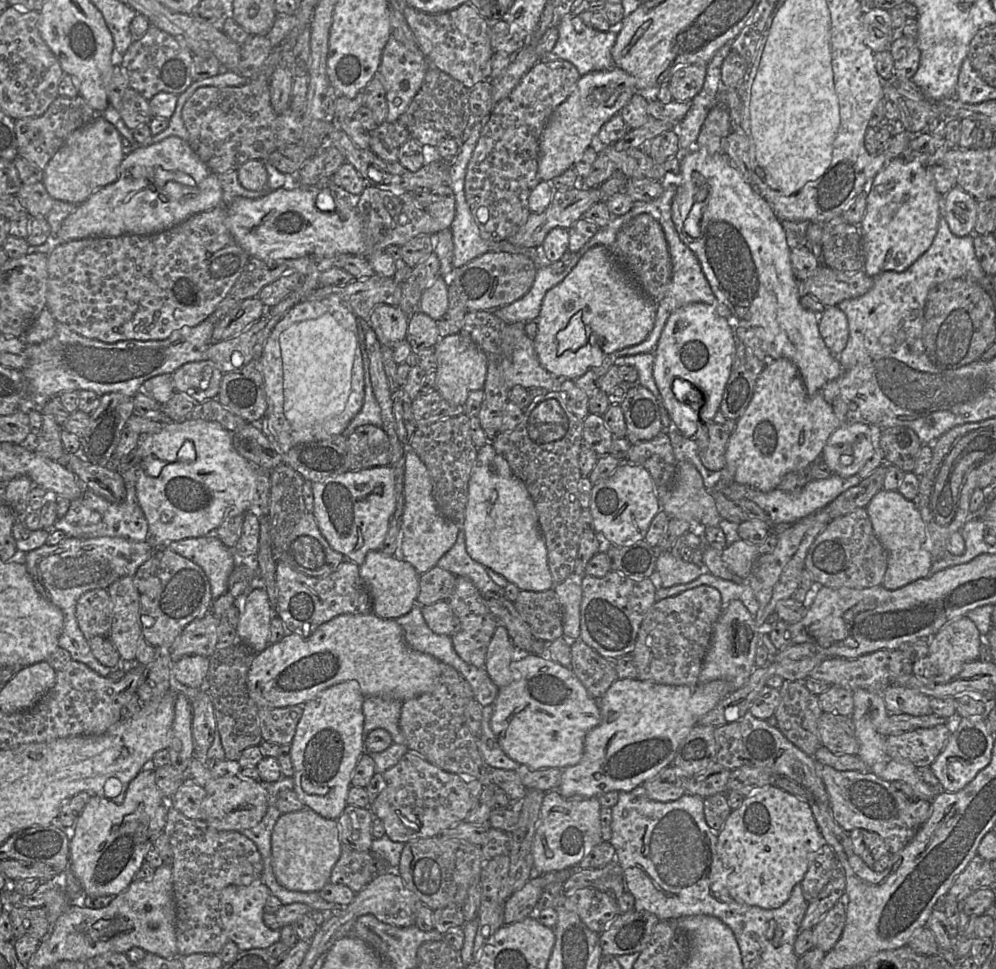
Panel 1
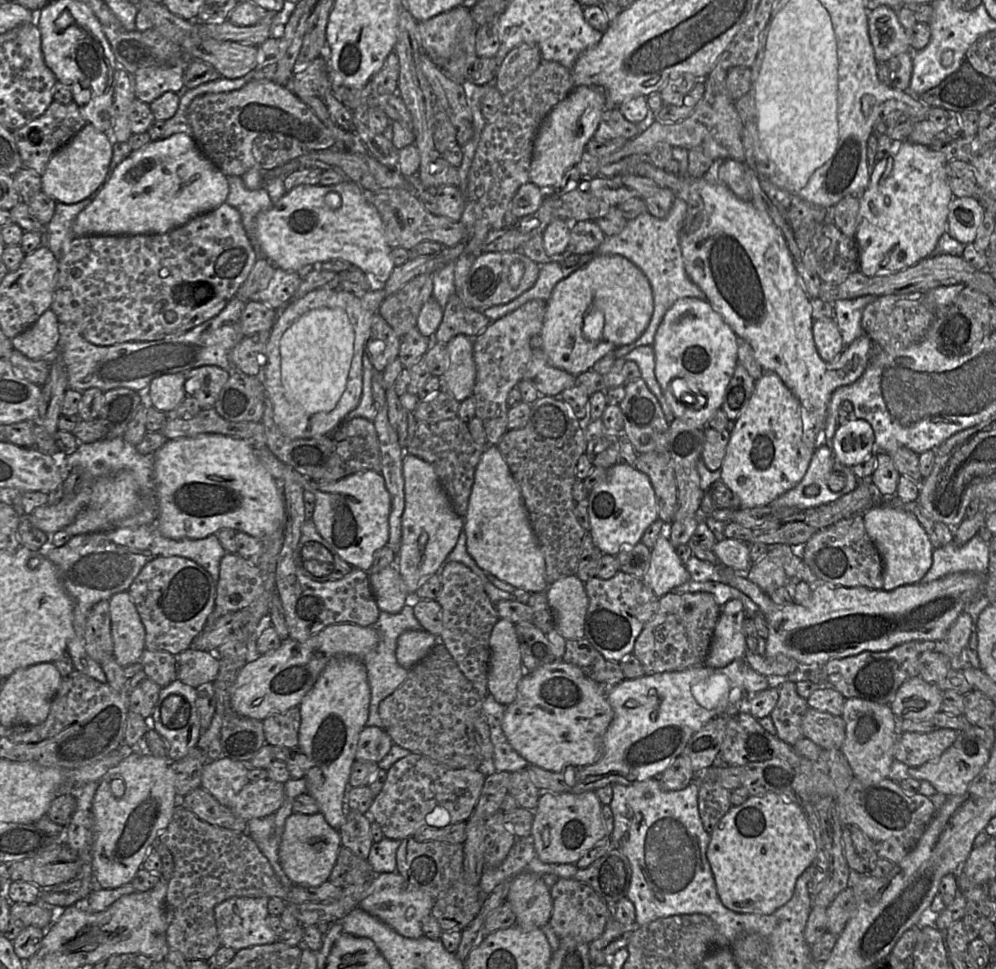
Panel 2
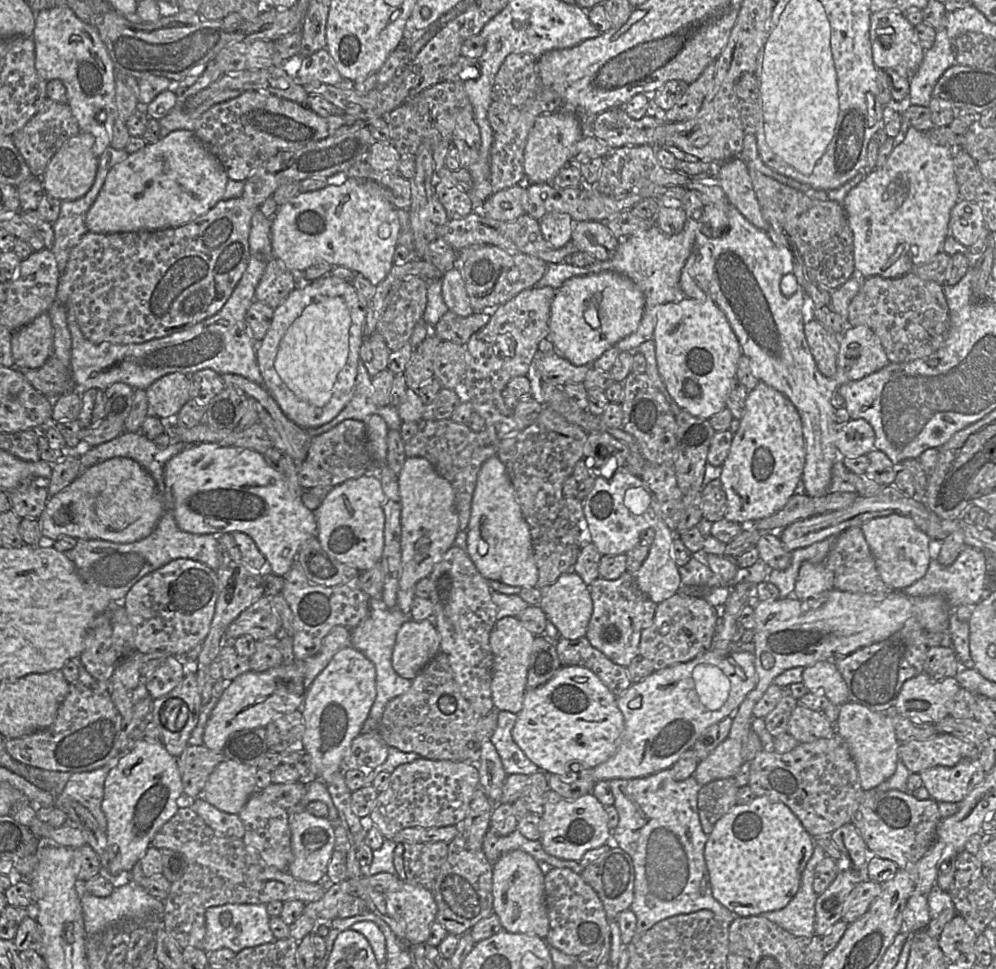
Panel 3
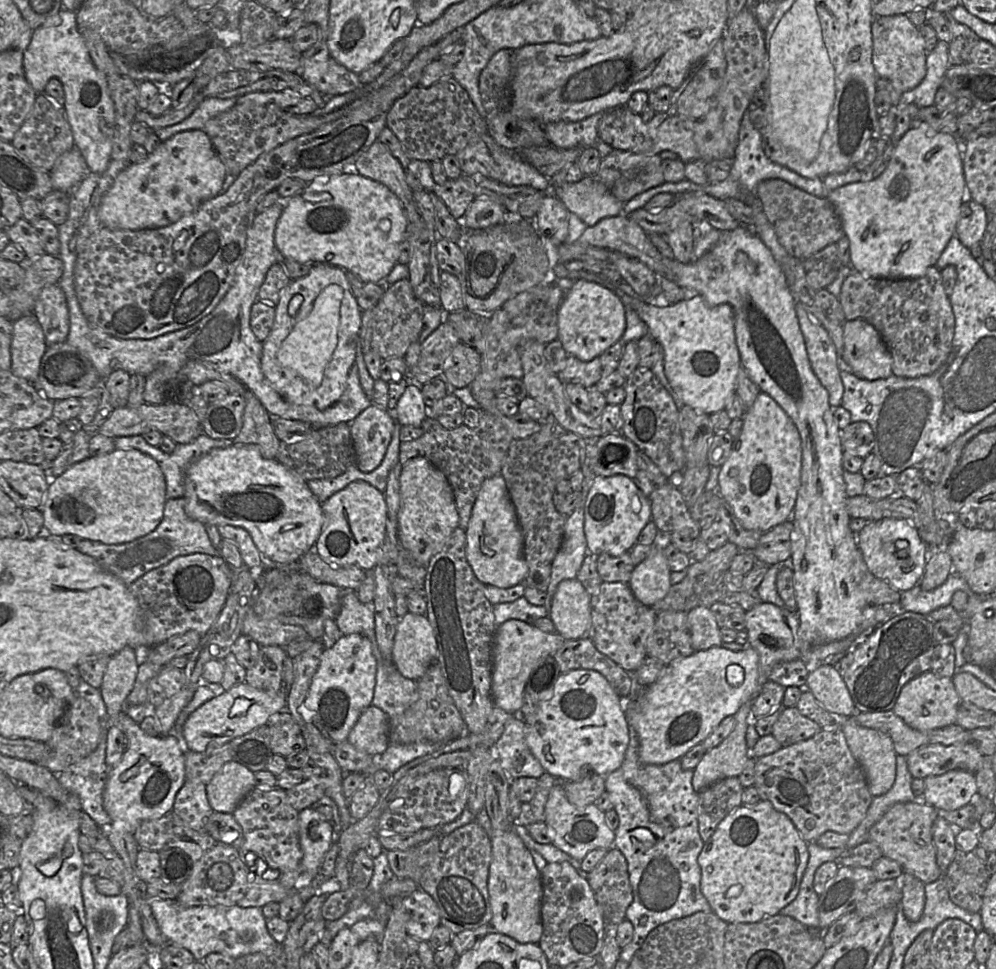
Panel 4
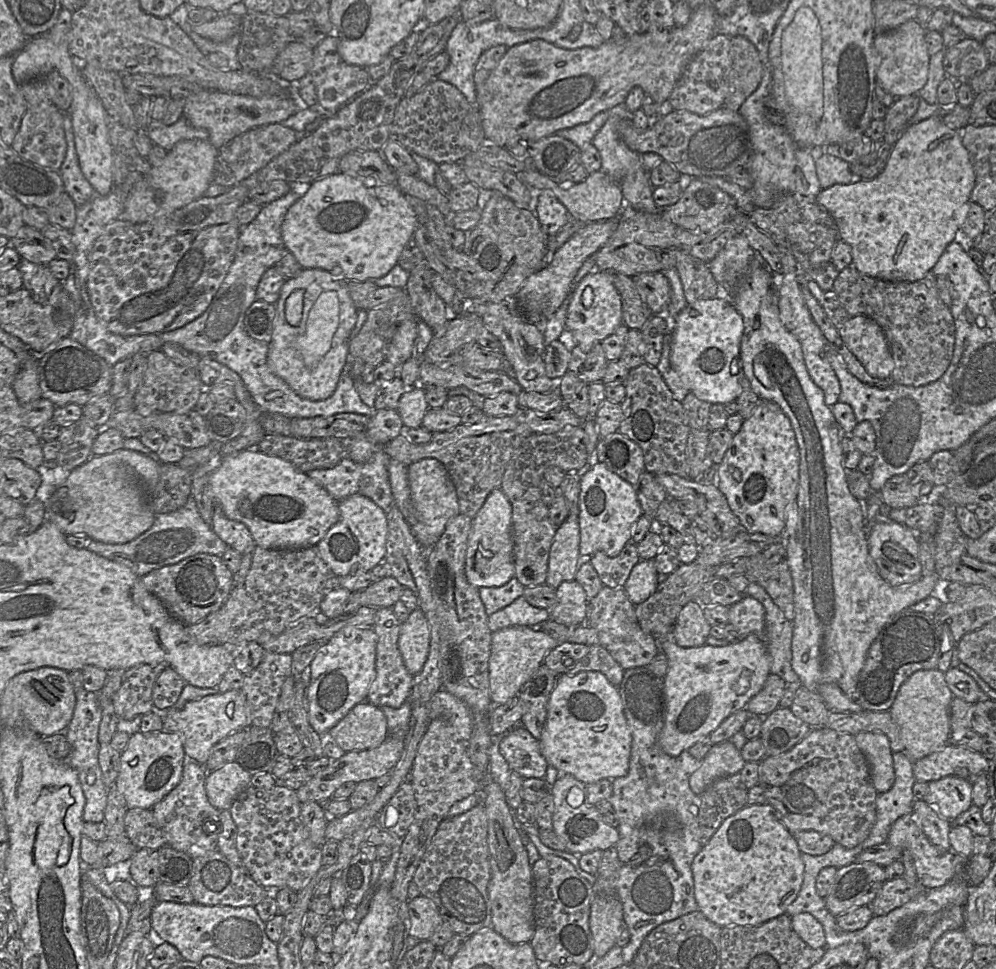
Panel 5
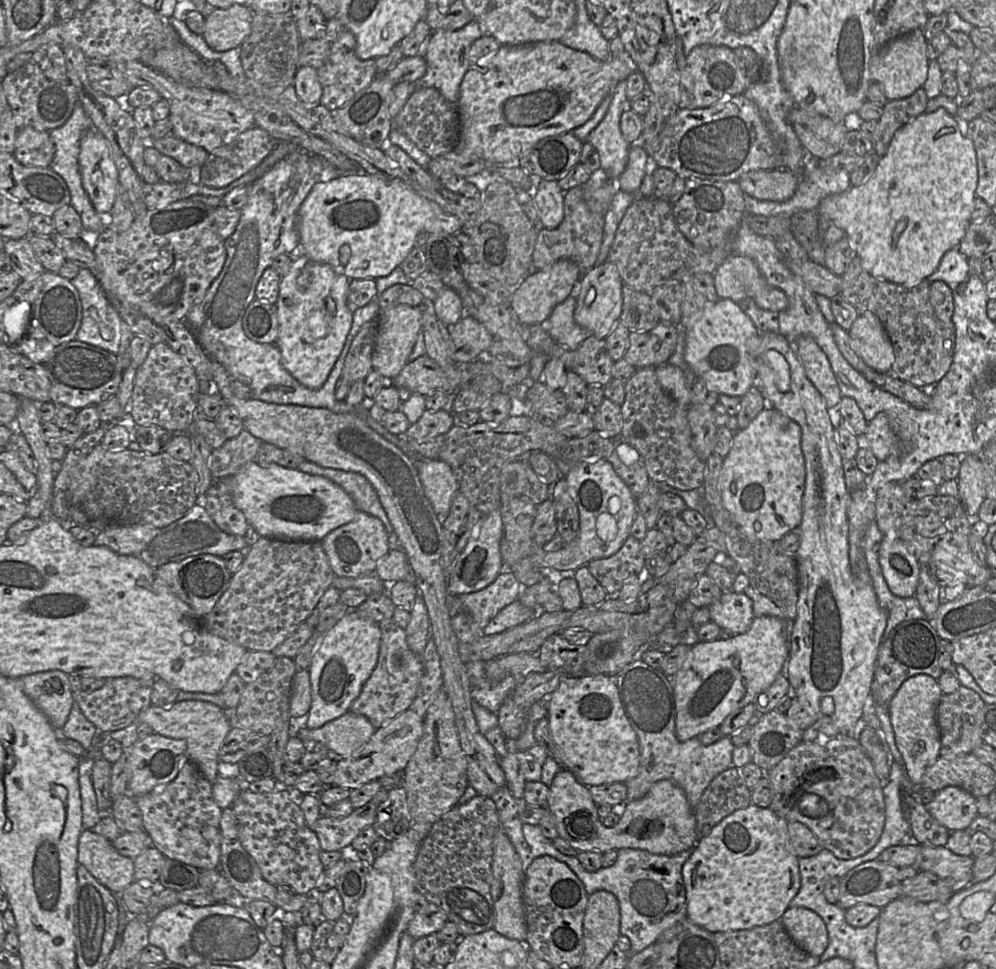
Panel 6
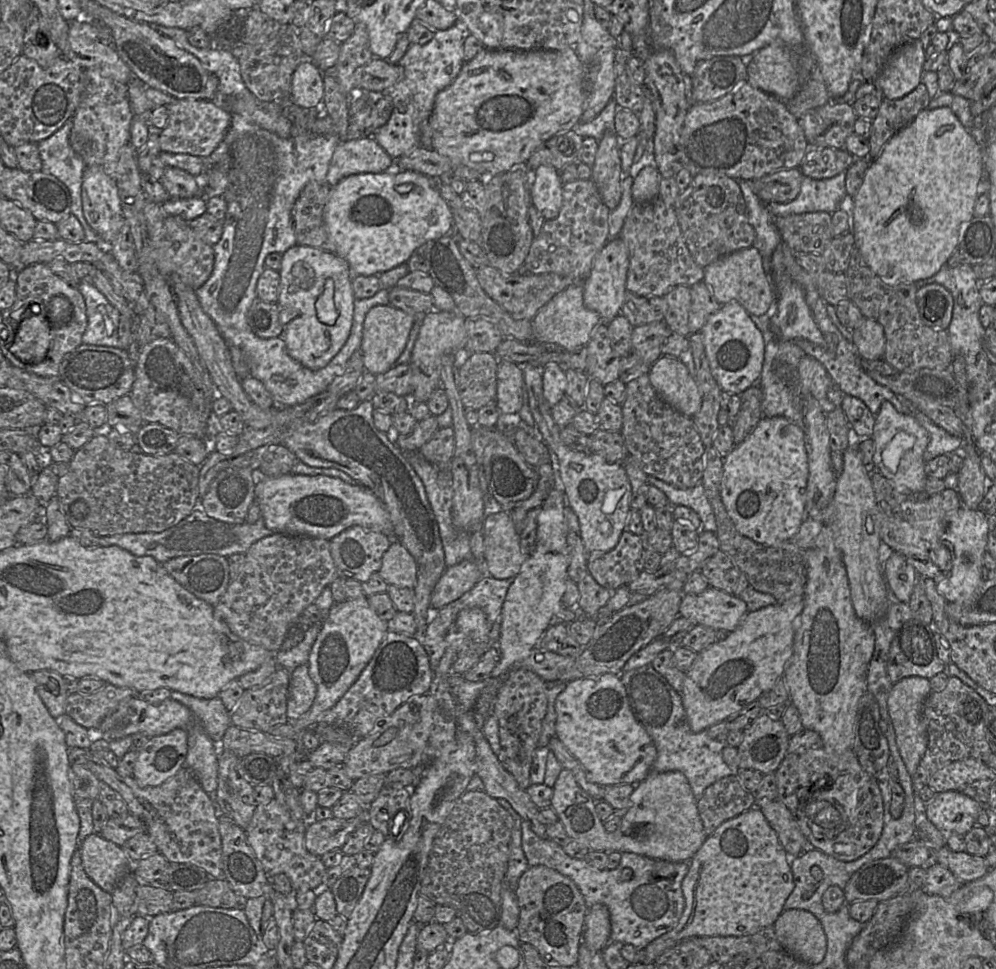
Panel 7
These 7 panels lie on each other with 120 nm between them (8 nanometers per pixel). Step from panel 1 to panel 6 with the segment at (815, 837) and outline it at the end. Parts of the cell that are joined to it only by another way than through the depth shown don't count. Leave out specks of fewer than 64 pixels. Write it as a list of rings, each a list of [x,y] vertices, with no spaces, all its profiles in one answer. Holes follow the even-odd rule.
[[[751,803],[733,812],[718,823],[709,835],[697,842],[682,868],[687,898],[686,918],[713,934],[748,930],[780,920],[800,889],[798,860],[790,846],[787,821],[771,808]]]

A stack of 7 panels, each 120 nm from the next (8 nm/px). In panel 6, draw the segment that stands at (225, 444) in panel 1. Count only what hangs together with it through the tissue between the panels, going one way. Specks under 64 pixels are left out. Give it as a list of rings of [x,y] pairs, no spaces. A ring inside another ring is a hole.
[[[247,463],[231,477],[232,500],[247,519],[257,536],[284,538],[296,541],[322,541],[334,529],[353,520],[358,510],[351,497],[326,477],[304,473],[278,464]]]

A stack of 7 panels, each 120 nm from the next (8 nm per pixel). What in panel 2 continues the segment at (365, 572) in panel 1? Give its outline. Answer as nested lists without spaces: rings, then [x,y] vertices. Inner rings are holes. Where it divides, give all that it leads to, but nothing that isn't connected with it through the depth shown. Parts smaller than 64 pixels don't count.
[[[395,564],[369,575],[369,582],[380,611],[396,614],[410,596]]]

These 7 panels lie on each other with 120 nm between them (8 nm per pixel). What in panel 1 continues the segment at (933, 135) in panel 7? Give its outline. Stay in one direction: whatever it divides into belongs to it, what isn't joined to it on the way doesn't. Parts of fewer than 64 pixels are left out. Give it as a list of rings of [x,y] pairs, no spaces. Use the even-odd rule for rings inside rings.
[[[894,158],[876,174],[860,223],[866,275],[874,278],[885,271],[903,272],[928,250],[938,229],[941,196],[917,160]]]

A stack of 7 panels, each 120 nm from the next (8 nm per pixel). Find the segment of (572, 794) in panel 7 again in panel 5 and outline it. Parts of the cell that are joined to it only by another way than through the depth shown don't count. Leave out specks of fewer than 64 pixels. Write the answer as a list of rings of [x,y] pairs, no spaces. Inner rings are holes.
[[[559,771],[559,778],[550,788],[554,805],[552,830],[565,842],[567,851],[578,857],[596,849],[604,851],[614,846],[619,839],[618,830],[606,824],[596,806],[588,802],[586,786],[574,776]],[[572,787],[579,787],[584,792],[584,802],[578,807],[572,807],[567,802],[567,794]]]

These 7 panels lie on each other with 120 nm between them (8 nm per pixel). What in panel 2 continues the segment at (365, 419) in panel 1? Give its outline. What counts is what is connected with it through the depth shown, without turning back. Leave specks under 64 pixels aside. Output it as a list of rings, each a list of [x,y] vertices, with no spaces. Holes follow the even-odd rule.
[[[366,350],[362,356],[363,379],[362,379],[362,394],[358,406],[350,411],[327,435],[331,438],[350,420],[355,417],[366,418],[369,421],[374,421],[377,415],[373,395],[372,395],[372,378],[374,368],[368,358]]]

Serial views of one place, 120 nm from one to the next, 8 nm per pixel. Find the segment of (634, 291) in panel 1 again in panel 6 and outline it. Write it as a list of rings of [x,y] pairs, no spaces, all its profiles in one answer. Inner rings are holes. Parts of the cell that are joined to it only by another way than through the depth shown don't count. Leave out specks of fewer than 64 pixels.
[[[608,260],[586,271],[579,280],[579,293],[574,310],[575,322],[595,336],[605,338],[621,315],[622,285],[617,266]]]

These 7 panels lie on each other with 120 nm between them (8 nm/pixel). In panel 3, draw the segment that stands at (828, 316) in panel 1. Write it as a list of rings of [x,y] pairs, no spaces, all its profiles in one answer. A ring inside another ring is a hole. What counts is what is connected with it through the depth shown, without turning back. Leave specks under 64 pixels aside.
[[[816,319],[804,323],[804,333],[816,365],[825,377],[837,371],[839,342],[836,333],[825,328]]]

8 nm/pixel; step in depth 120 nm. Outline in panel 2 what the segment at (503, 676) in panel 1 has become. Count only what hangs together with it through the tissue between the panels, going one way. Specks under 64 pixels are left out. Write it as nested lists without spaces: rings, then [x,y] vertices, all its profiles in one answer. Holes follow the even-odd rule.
[[[499,618],[489,643],[488,694],[507,706],[516,699],[518,684],[525,675],[515,624]]]

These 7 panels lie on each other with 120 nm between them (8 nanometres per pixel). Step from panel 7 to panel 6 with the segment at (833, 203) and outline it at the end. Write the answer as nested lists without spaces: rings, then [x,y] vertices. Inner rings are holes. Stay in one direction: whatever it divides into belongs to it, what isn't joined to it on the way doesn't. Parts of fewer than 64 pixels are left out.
[[[805,152],[805,166],[799,176],[799,182],[794,195],[785,201],[761,200],[744,193],[745,215],[778,215],[794,213],[800,210],[817,209],[820,201],[832,194],[845,192],[851,187],[850,173],[846,170],[824,170],[819,165],[818,158]]]

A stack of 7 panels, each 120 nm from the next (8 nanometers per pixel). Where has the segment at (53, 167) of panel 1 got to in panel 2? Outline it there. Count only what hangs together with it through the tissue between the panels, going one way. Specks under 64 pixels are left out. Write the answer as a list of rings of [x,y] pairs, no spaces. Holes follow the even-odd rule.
[[[87,123],[68,143],[52,155],[41,176],[41,191],[56,202],[65,204],[74,204],[96,194],[109,178],[109,165],[115,142],[114,139],[110,140],[110,132],[100,132]]]

